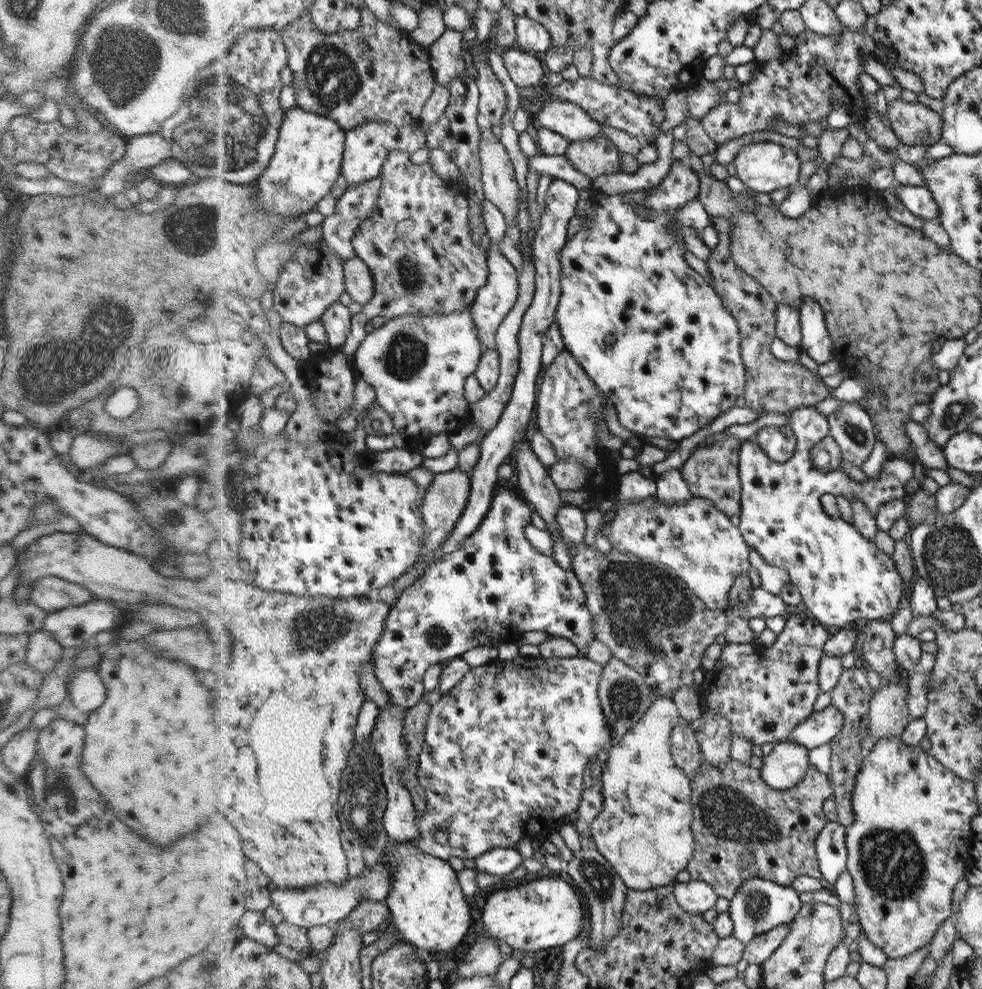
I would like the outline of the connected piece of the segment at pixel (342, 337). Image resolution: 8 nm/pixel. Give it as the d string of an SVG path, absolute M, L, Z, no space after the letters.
M338 301L332 305L321 320L327 330L330 346L343 346L350 339L353 329L353 314L350 307Z

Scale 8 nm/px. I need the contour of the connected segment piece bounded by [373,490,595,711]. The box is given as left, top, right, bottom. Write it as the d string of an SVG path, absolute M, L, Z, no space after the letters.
M508 490L496 493L486 517L478 529L464 539L462 548L432 563L412 586L399 593L373 660L376 675L391 701L409 711L428 694L425 686L428 670L444 660L462 657L471 648L506 642L520 643L527 632L534 631L571 640L578 650L594 641L595 622L592 621L587 596L576 572L564 570L554 557L541 553L526 537L524 528L528 524L531 524L531 507L527 502Z

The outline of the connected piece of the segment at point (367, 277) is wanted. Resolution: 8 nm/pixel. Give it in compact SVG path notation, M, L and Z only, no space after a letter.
M360 256L344 261L346 274L346 292L351 300L367 305L375 298L377 282L370 265Z

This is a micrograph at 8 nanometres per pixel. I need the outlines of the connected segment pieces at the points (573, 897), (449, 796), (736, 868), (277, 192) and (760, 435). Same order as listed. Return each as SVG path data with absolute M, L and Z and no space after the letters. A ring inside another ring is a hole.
M541 877L519 887L500 888L493 890L486 896L480 919L480 928L494 936L507 949L533 955L545 948L564 947L567 943L576 939L576 936L584 930L586 924L586 908L582 904L582 898L576 894L576 890L564 882L564 877Z
M542 655L533 658L518 657L512 661L502 661L496 658L492 662L482 666L470 667L464 675L464 680L447 695L434 704L434 709L428 719L426 732L426 742L420 756L421 765L415 771L415 775L422 781L422 786L428 792L428 807L418 818L421 835L415 839L416 846L432 856L438 856L442 860L450 861L452 857L460 857L464 860L472 860L476 856L483 855L484 852L492 848L517 848L518 842L522 838L549 838L556 833L560 826L573 822L573 817L578 811L578 804L583 798L582 788L584 788L584 770L586 764L590 762L590 756L594 756L604 750L614 746L616 740L611 736L611 728L608 727L606 716L602 712L600 700L598 700L598 680L603 673L603 665L584 657L557 659L554 657L543 657Z
M702 756L700 773L691 779L694 812L691 830L696 846L687 866L691 880L707 882L718 896L727 899L734 898L742 882L750 878L770 880L785 887L790 887L793 880L802 875L822 880L814 840L826 826L822 804L826 798L833 796L833 790L834 786L830 786L826 773L820 774L816 768L810 768L796 787L776 791L764 782L760 770L756 768L741 764L732 757L726 765L714 767ZM746 851L754 853L756 862L748 868L742 868L740 856Z
M301 107L288 111L275 158L268 170L255 183L260 188L258 191L258 210L264 208L268 212L291 218L316 211L316 208L320 208L324 198L330 194L330 190L334 190L336 182L343 174L346 150L347 131L338 122L331 120L328 116L307 112Z
M788 424L764 426L754 437L763 452L775 462L787 462L796 450L796 436Z

